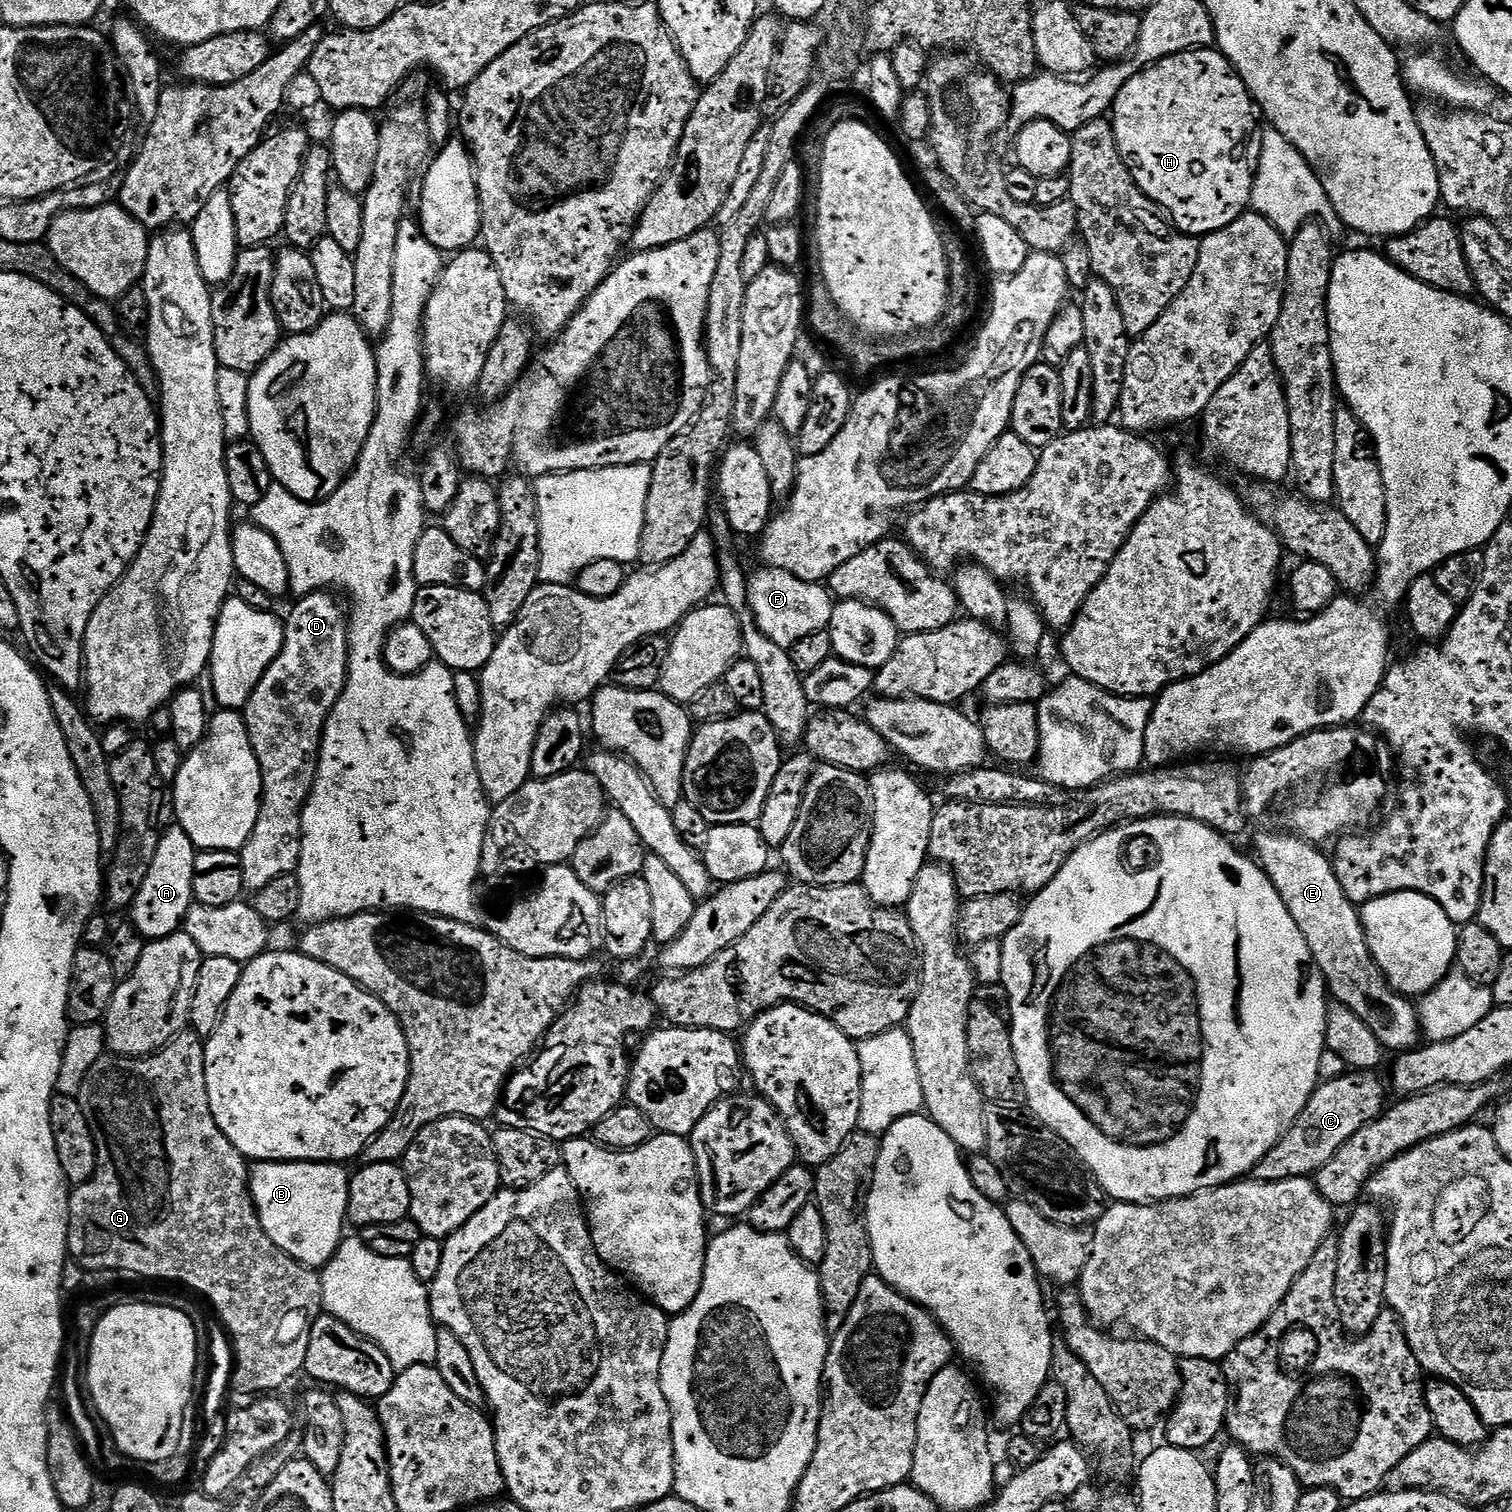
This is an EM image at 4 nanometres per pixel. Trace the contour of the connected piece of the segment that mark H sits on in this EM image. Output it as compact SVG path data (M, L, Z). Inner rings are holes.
M1195 48L1192 52L1179 52L1144 69L1134 78L1130 78L1130 82L1126 82L1126 86L1122 86L1122 90L1118 90L1118 98L1112 103L1110 119L1116 145L1122 154L1122 162L1130 170L1134 182L1148 195L1149 200L1155 207L1166 213L1167 219L1178 231L1185 232L1187 236L1203 238L1210 235L1211 232L1230 226L1240 215L1249 211L1252 202L1254 164L1251 159L1248 161L1248 156L1244 153L1244 143L1247 142L1248 135L1252 131L1254 131L1253 133L1257 131L1256 123L1261 123L1262 116L1257 109L1255 98L1250 94L1250 90L1242 82L1242 78L1232 67L1232 63L1219 50Z

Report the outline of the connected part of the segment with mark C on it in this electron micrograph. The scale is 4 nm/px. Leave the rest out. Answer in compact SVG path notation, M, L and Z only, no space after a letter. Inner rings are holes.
M1352 1070L1347 1074L1349 1076L1336 1076L1333 1080L1325 1079L1317 1083L1300 1117L1290 1126L1287 1134L1272 1147L1270 1154L1266 1154L1266 1158L1262 1158L1262 1162L1258 1162L1252 1169L1251 1179L1262 1182L1286 1182L1290 1178L1315 1177L1316 1172L1322 1170L1322 1166L1326 1166L1326 1162L1330 1162L1330 1158L1334 1158L1334 1154L1338 1154L1338 1150L1342 1150L1342 1146L1346 1146L1346 1142L1350 1142L1350 1138L1354 1138L1358 1130L1362 1130L1362 1126L1374 1122L1386 1111L1389 1089L1386 1084L1384 1089L1384 1084L1376 1077L1375 1071Z

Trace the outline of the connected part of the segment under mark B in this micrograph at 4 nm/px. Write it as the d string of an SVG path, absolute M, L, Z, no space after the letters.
M256 1162L251 1165L248 1190L256 1207L262 1228L290 1258L302 1262L307 1268L323 1269L334 1258L340 1241L346 1235L344 1224L348 1220L349 1173L343 1172L336 1162Z

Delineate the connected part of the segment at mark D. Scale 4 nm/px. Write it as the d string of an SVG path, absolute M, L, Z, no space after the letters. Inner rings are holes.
M321 590L301 596L289 610L284 620L282 650L274 662L262 674L258 686L250 694L242 715L250 734L250 746L258 758L262 774L262 798L258 810L258 822L250 830L250 838L240 849L242 878L249 893L262 890L274 878L295 873L300 864L302 850L302 814L310 790L316 781L316 767L320 761L320 740L324 736L324 724L328 713L335 706L348 677L348 616L346 608L335 600L331 591Z

